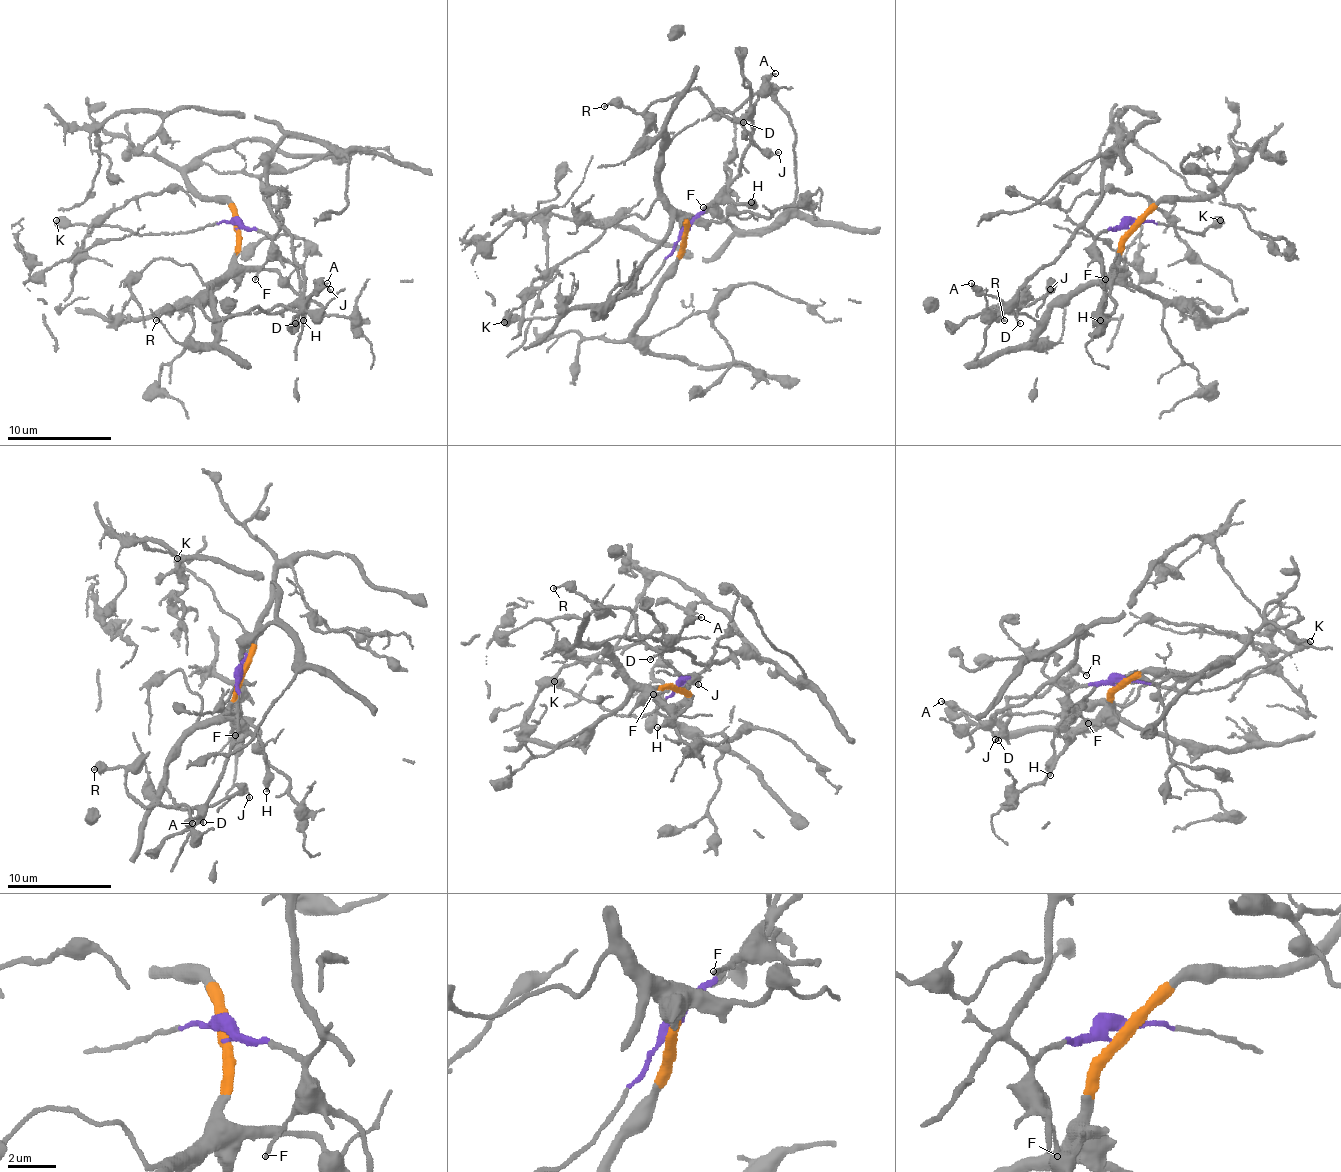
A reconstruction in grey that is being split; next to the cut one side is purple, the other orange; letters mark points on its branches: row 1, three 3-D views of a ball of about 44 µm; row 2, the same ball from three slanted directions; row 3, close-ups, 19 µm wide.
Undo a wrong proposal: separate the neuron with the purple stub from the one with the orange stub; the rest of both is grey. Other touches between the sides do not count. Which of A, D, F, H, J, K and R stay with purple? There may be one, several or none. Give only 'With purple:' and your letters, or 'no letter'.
With purple: A, D, F, H, J, K, R

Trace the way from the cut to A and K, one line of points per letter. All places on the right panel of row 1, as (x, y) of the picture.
A: (1132, 225), (1119, 225), (1096, 235), (1080, 227), (1059, 253), (1005, 303), (984, 295), (971, 282)
K: (1132, 225), (1163, 222), (1202, 235), (1221, 220)

